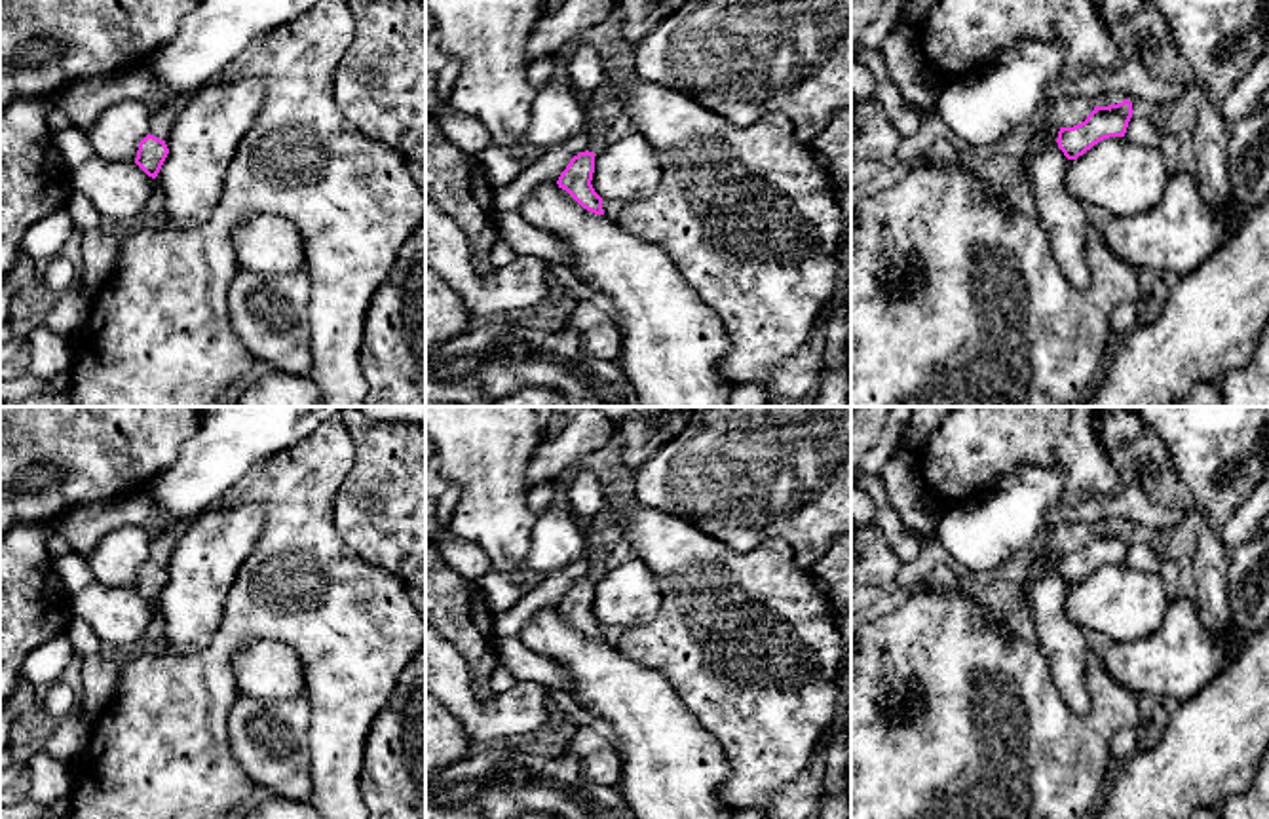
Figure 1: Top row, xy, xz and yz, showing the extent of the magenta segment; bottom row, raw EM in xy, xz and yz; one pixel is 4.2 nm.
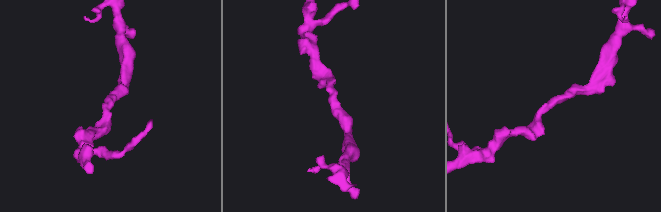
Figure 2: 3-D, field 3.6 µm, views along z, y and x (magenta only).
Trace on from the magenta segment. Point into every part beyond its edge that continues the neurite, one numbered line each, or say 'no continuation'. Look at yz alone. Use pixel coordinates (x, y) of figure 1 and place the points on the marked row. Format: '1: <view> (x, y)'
no continuation

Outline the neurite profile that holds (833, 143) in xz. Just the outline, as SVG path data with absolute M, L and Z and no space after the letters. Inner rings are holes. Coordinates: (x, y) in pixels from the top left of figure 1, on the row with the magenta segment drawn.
M851 106L836 110L807 146L823 158L828 188L851 188Z

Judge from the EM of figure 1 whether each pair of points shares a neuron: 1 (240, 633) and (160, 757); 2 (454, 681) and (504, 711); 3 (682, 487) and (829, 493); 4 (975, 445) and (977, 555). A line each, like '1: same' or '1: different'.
1: same
2: same
3: same
4: different

